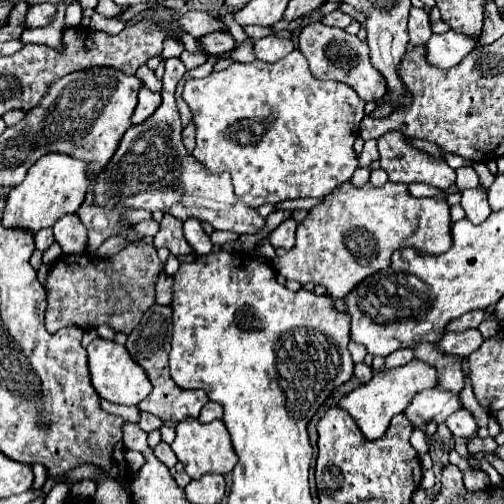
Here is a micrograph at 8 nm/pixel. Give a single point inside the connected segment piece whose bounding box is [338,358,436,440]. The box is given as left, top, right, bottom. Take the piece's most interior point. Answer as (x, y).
(372, 405)

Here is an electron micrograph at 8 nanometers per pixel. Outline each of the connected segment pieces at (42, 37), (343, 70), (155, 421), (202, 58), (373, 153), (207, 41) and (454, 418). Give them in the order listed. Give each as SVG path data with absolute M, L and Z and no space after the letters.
M58 4L58 14L54 18L54 22L50 22L50 26L44 26L44 28L30 28L30 30L24 30L22 36L20 36L20 42L22 44L28 44L28 42L38 42L38 44L46 44L58 52L64 52L64 42L62 42L62 30L64 30L64 10L66 6Z
M310 22L302 28L298 36L298 50L308 58L310 70L320 80L338 80L348 86L354 86L354 90L364 100L376 100L386 94L386 82L384 76L370 64L368 58L368 46L358 40L356 36L350 36L342 28L330 28L322 22Z
M140 412L138 426L142 426L142 430L146 430L146 432L152 432L152 430L158 430L162 426L162 420L160 418L154 418L154 414Z
M185 50L179 58L186 66L186 69L191 70L206 62L208 55L202 53L191 53Z
M371 139L364 143L363 150L359 158L359 167L367 167L376 160L379 160L377 140Z
M214 32L214 34L206 34L200 38L204 50L214 56L214 54L222 54L222 52L228 52L228 50L234 50L236 46L236 40L230 32Z
M460 408L460 410L456 410L452 416L448 416L446 426L448 426L450 432L454 434L454 438L470 438L470 436L474 436L476 430L478 430L478 424L476 424L472 412L466 410L466 408Z

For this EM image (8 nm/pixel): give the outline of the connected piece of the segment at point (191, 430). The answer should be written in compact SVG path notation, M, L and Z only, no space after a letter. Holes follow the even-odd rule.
M190 418L190 422L178 424L176 426L176 438L172 442L172 450L174 450L176 458L184 464L186 474L194 480L200 478L202 474L208 474L208 472L230 474L238 462L238 456L232 448L232 442L230 442L230 434L228 434L222 420L200 424L198 418ZM222 470L230 470L230 472L222 472Z

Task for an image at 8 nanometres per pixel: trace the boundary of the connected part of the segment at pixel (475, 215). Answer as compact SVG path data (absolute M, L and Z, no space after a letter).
M474 188L474 190L464 190L462 192L462 208L466 212L466 218L474 224L480 224L490 216L490 206L488 206L488 196L486 190Z

